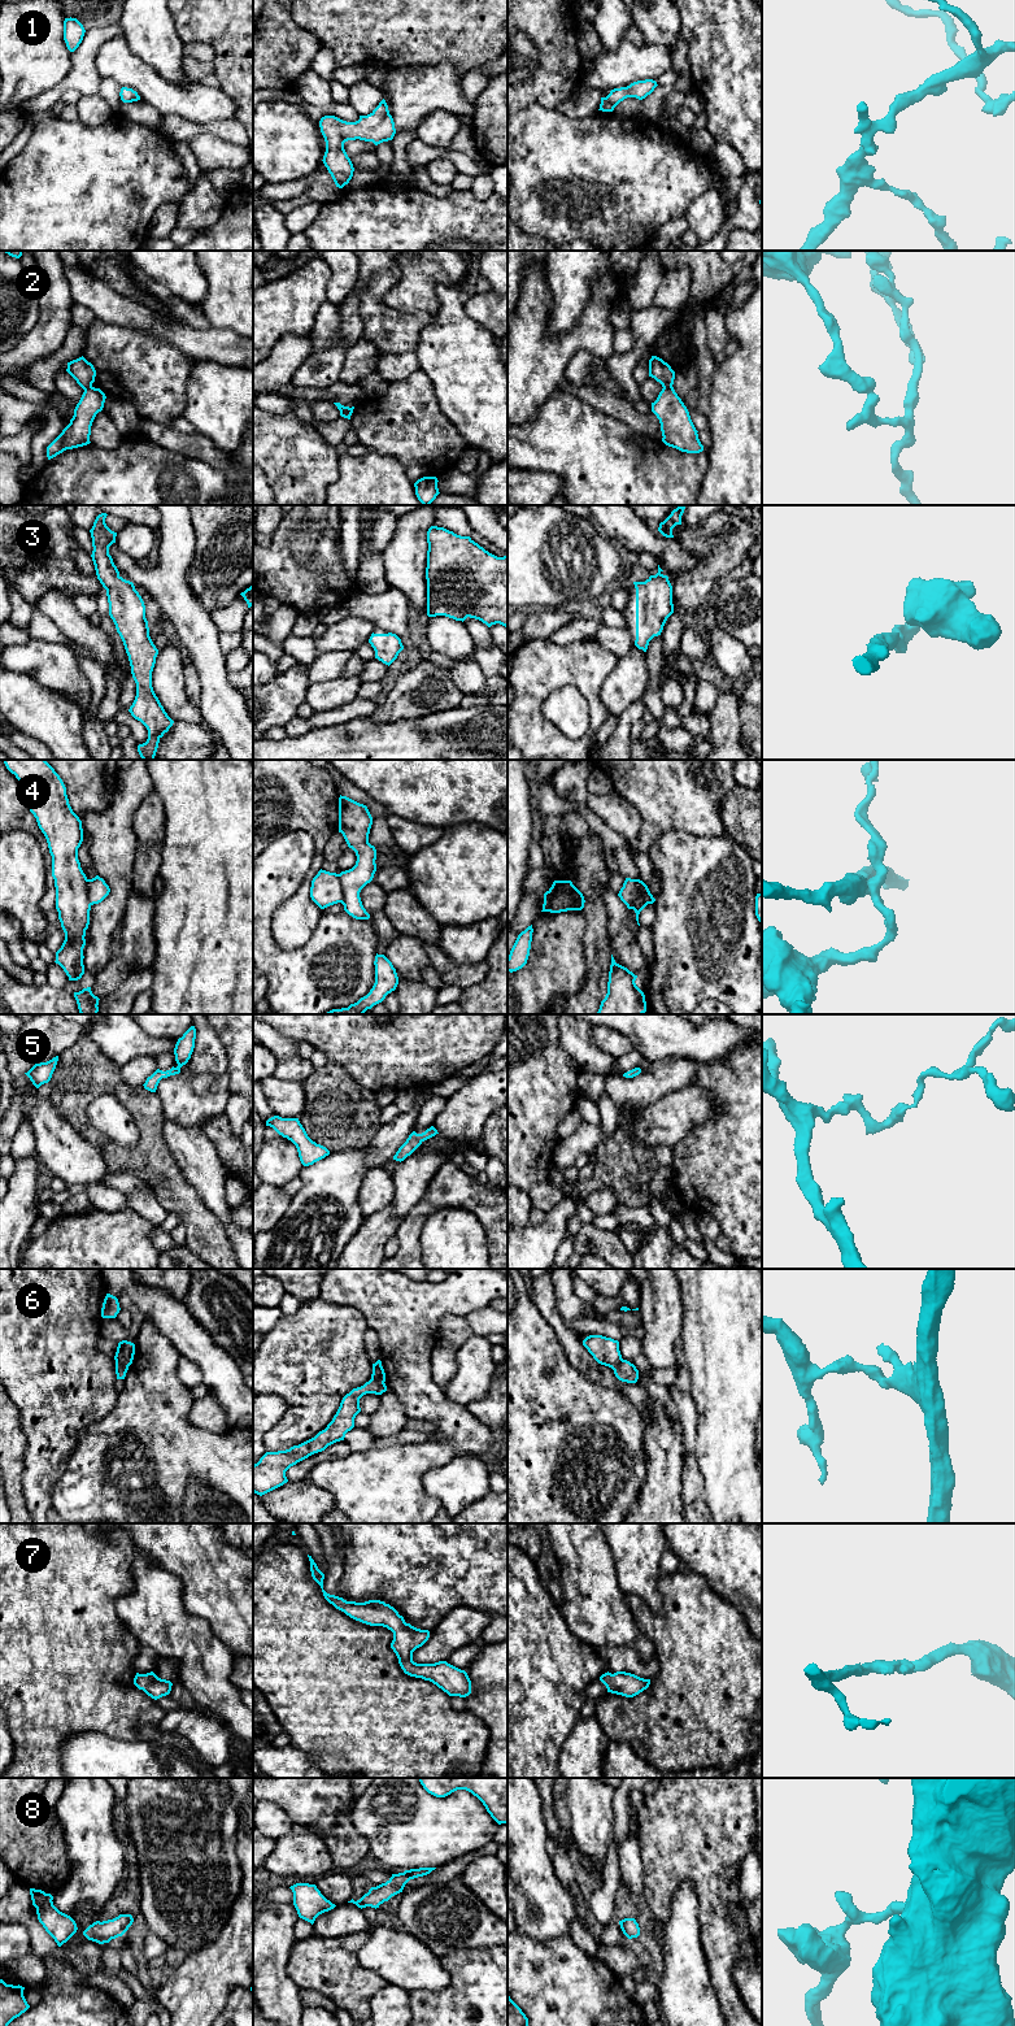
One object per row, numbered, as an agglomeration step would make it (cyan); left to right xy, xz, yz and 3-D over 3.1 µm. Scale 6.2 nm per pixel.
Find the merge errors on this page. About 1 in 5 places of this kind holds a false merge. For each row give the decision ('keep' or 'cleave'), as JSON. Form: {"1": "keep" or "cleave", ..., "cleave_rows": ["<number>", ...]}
{"1": "keep", "2": "cleave", "3": "keep", "4": "cleave", "5": "keep", "6": "cleave", "7": "keep", "8": "keep", "cleave_rows": ["2", "4", "6"]}

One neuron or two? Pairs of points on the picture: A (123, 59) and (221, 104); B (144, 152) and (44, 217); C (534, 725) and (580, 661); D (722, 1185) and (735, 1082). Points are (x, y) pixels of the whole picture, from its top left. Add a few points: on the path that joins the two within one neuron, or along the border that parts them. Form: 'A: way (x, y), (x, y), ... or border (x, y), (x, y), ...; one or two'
A: way (148, 83), (166, 98), (196, 103); one
B: way (120, 172), (88, 192), (69, 212); one
C: way (534, 707), (534, 698), (562, 669); one
D: way (735, 1159), (735, 1108); one

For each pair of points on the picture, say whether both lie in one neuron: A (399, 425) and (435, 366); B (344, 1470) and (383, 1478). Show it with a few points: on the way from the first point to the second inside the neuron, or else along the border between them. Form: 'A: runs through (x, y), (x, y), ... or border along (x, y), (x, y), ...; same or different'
A: border along (419, 370), (428, 379), (439, 407); different
B: runs through (353, 1478), (374, 1478); same

